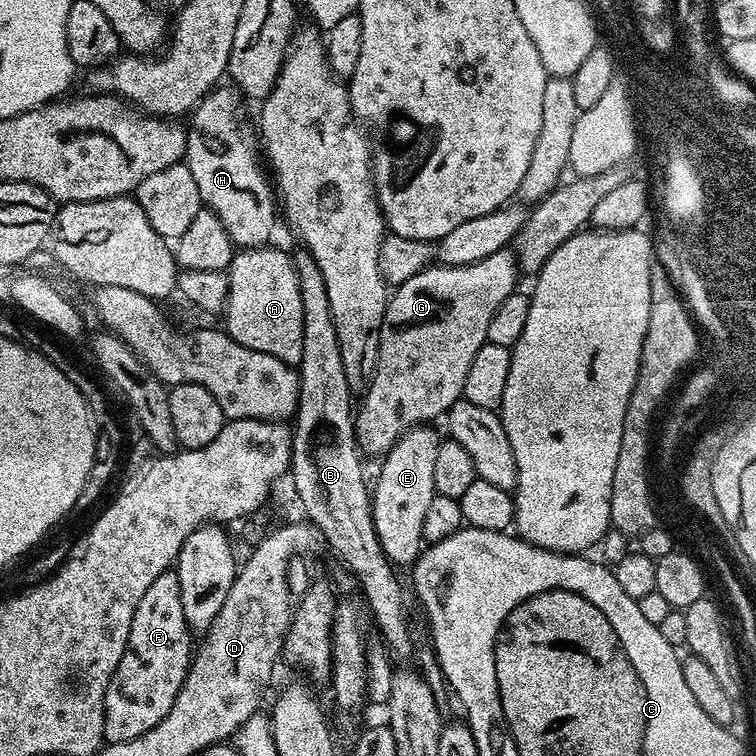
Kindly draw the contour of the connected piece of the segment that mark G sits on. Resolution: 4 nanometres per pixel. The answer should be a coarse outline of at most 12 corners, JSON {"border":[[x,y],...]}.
{"border":[[503,248],[389,295],[361,453],[462,399],[520,275]]}

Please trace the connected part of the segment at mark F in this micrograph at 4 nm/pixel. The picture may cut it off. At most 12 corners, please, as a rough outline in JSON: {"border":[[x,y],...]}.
{"border":[[175,571],[134,610],[104,695],[104,738],[170,714],[194,643]]}

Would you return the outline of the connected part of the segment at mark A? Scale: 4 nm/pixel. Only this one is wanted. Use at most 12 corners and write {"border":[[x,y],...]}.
{"border":[[237,251],[222,313],[234,342],[296,366],[302,294],[291,255]]}

